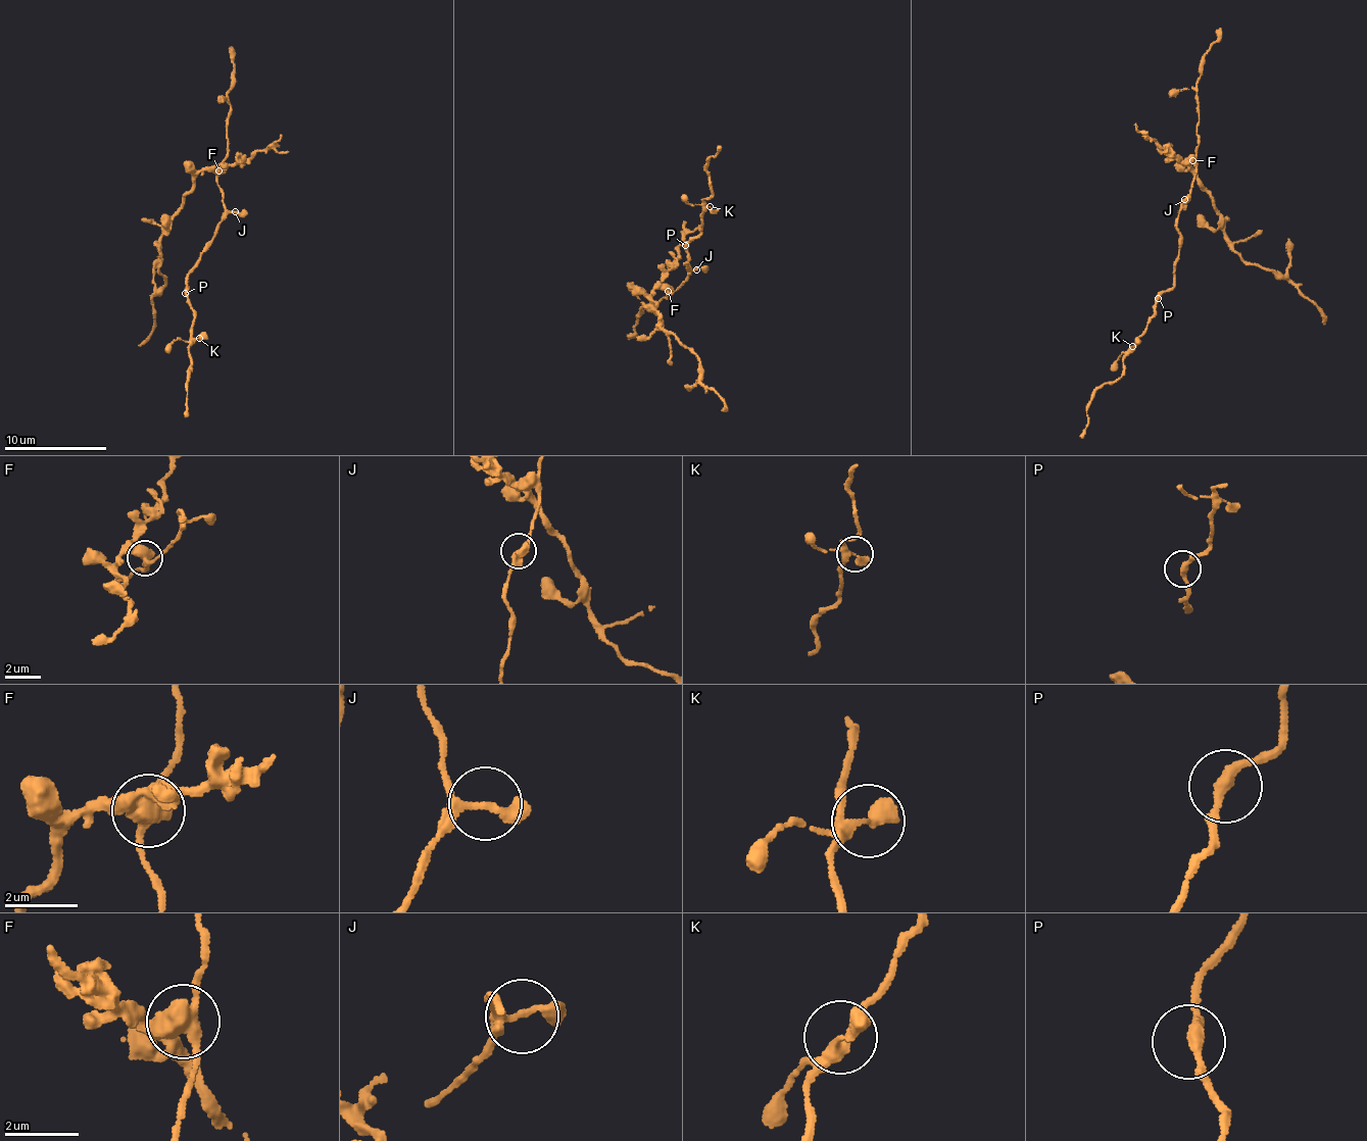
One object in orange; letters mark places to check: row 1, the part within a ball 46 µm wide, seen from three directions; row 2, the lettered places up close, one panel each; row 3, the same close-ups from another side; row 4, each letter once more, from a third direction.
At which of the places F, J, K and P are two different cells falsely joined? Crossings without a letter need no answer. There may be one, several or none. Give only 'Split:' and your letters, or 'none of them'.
Split: F

